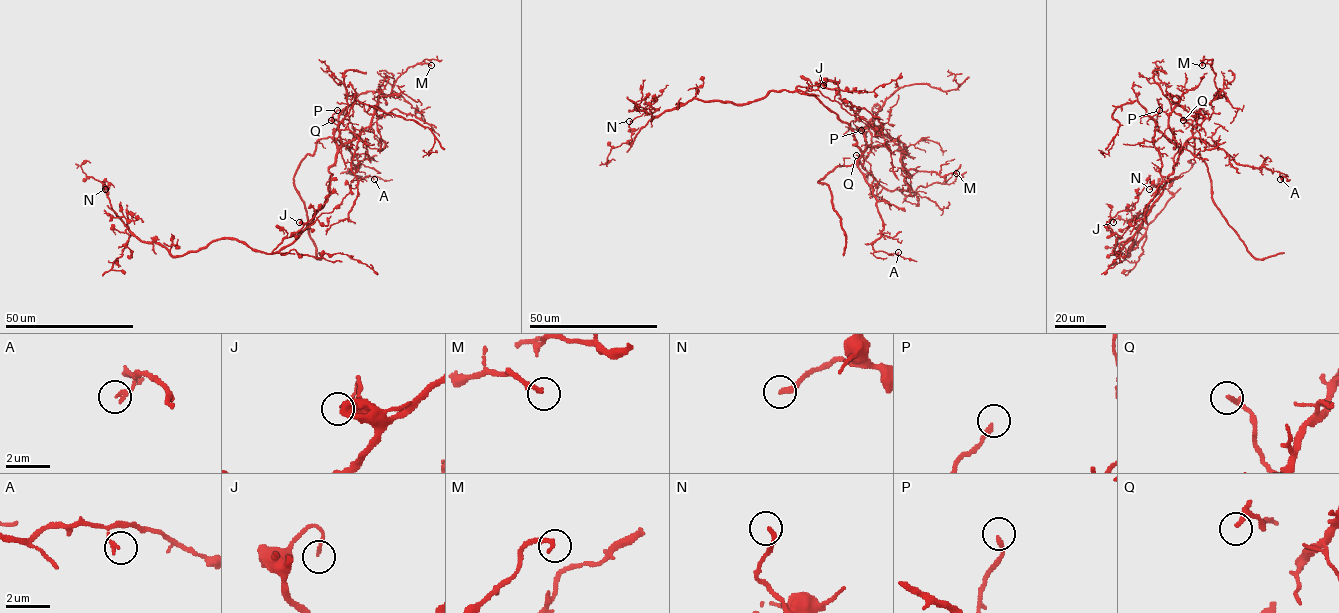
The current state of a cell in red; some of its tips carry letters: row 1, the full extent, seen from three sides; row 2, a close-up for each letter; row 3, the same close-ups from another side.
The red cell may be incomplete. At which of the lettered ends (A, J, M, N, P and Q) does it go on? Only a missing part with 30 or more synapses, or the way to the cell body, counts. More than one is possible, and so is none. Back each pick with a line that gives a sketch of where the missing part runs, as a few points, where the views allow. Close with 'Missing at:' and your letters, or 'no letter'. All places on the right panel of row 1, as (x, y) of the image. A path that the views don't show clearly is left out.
Missing at: no letter

